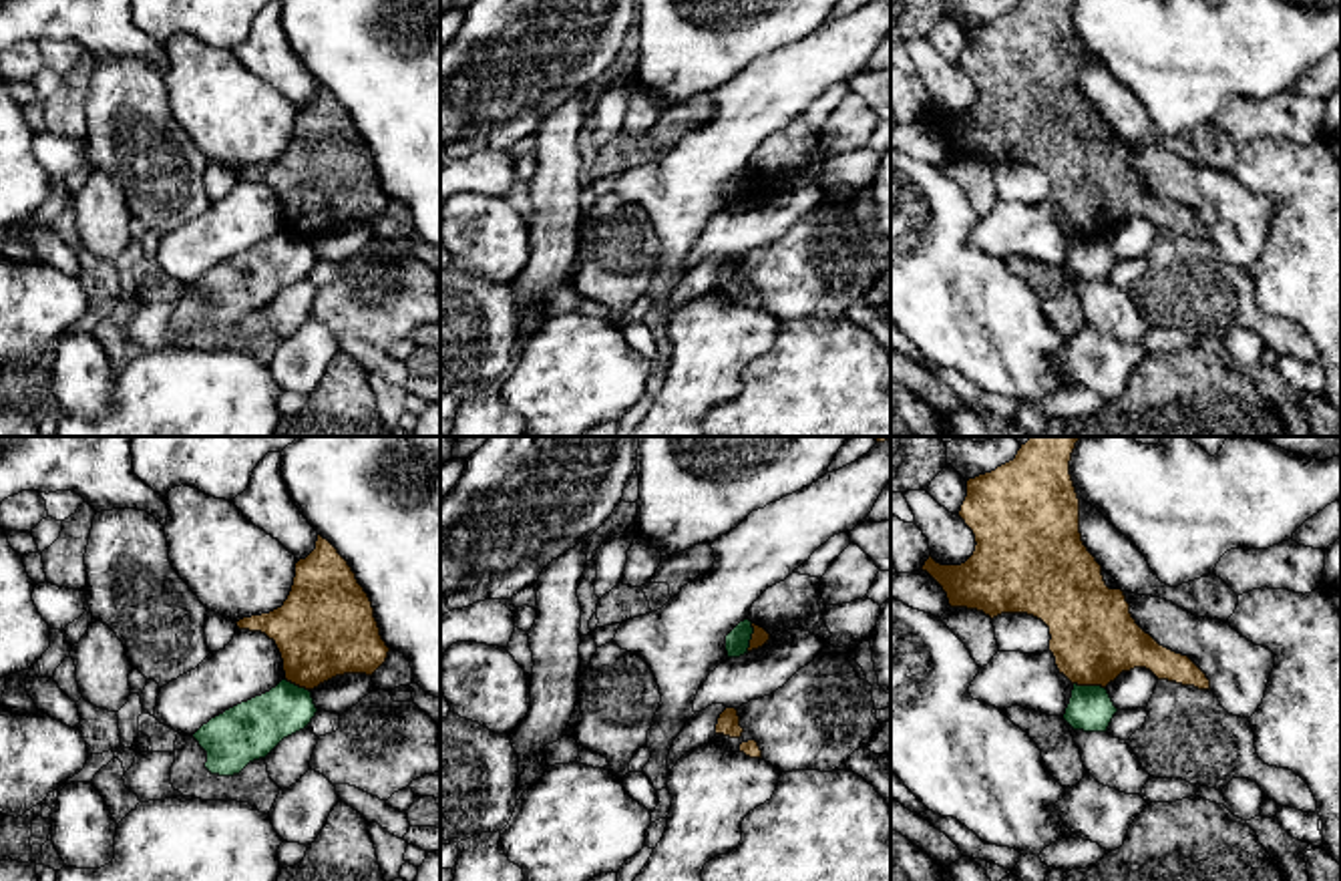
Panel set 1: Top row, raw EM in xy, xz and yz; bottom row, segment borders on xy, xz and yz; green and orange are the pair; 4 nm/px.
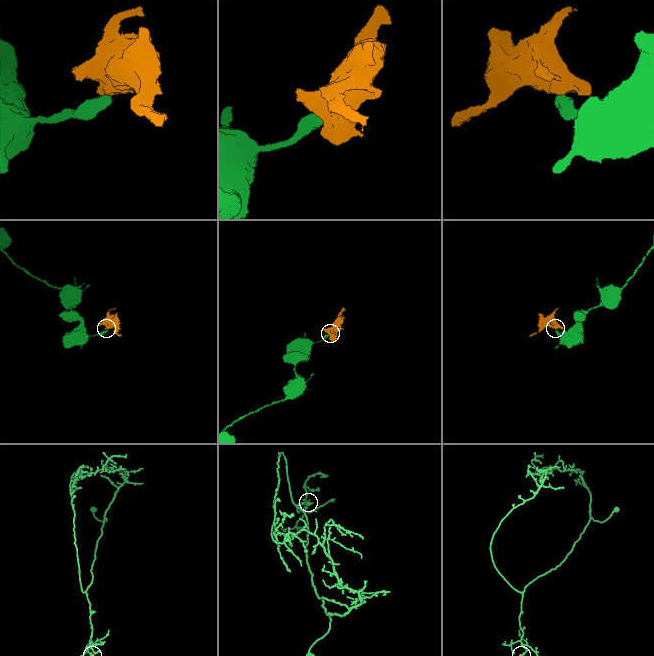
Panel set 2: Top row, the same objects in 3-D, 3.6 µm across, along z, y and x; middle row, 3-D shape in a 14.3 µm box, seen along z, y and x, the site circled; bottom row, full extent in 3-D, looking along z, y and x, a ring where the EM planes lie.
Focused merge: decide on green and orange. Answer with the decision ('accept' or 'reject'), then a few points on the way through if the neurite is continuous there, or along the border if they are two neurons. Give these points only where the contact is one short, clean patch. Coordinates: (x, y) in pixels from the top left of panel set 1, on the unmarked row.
reject; border along yz (1074, 232), (1104, 238)

